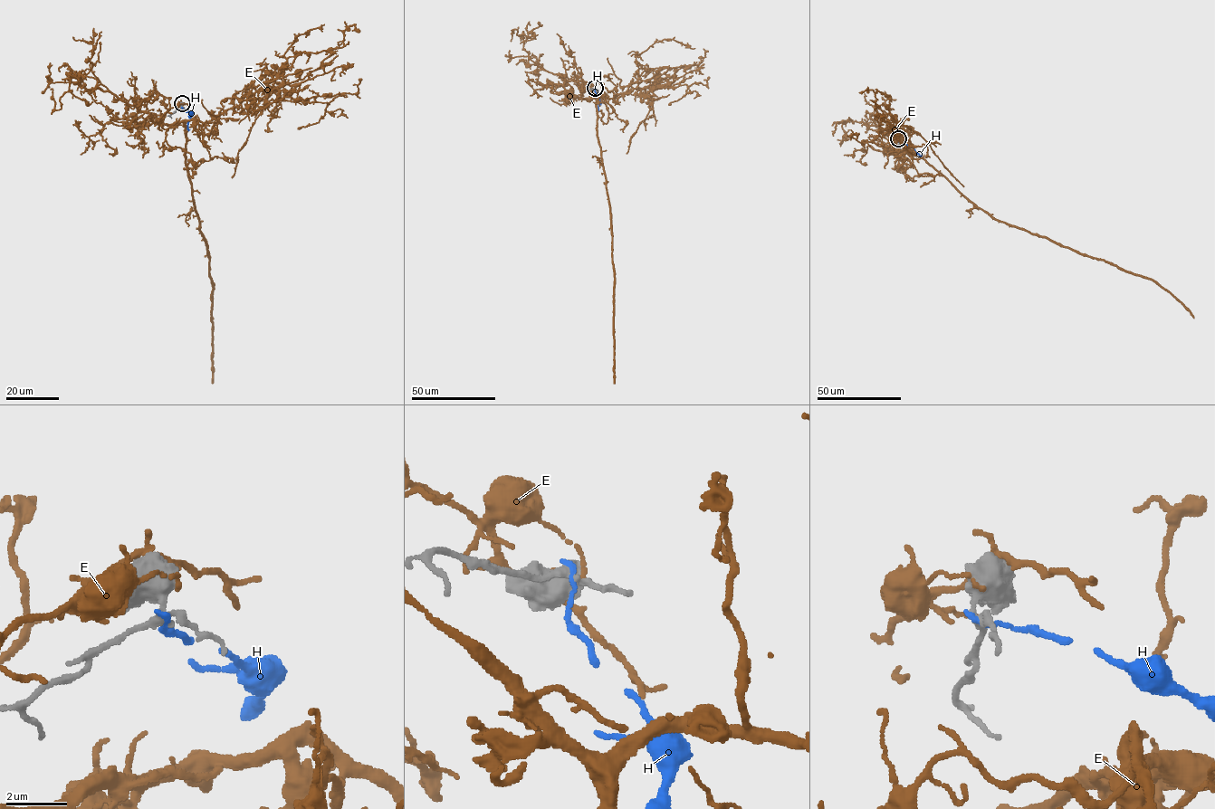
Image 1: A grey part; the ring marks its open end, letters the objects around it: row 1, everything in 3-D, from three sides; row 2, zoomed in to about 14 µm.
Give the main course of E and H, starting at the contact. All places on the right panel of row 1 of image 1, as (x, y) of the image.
E: (899, 140), (894, 142), (897, 152), (916, 152), (990, 216), (1151, 279), (1170, 291), (1193, 318)
H: (899, 142), (911, 146), (922, 156)

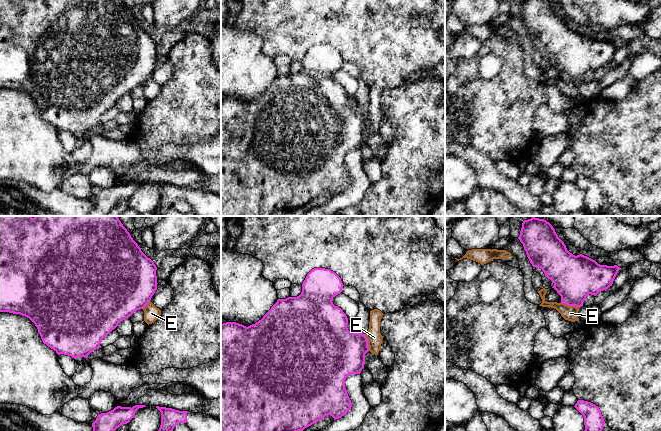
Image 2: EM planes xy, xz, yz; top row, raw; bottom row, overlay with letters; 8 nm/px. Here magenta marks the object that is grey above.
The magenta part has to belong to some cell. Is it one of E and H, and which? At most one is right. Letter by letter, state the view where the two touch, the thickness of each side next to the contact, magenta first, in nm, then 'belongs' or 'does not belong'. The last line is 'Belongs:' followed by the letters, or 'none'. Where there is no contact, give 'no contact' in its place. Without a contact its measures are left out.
E: yz | 360/120 nm | does not belong
H: no contact | does not belong
Belongs: none

